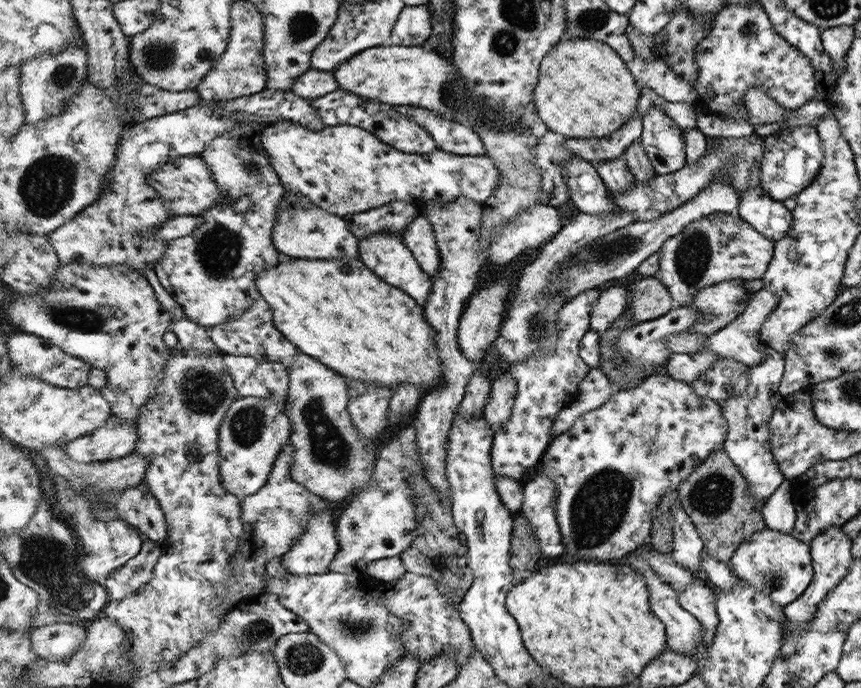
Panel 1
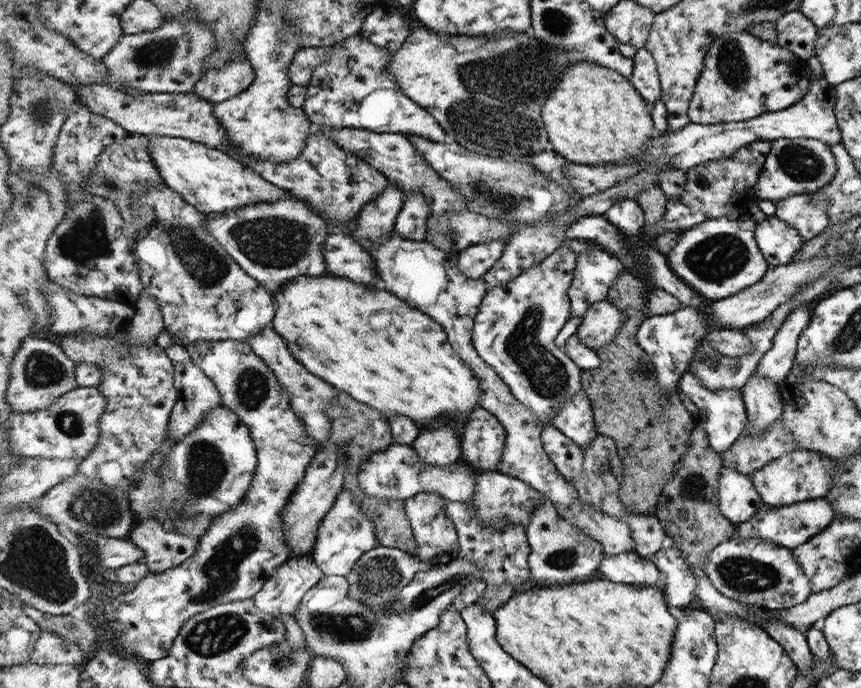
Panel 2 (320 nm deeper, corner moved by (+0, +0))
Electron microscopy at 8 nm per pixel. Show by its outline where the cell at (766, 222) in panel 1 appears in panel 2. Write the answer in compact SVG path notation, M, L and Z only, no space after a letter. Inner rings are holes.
M775 215L760 221L756 239L768 264L774 266L792 263L804 245L800 231Z

